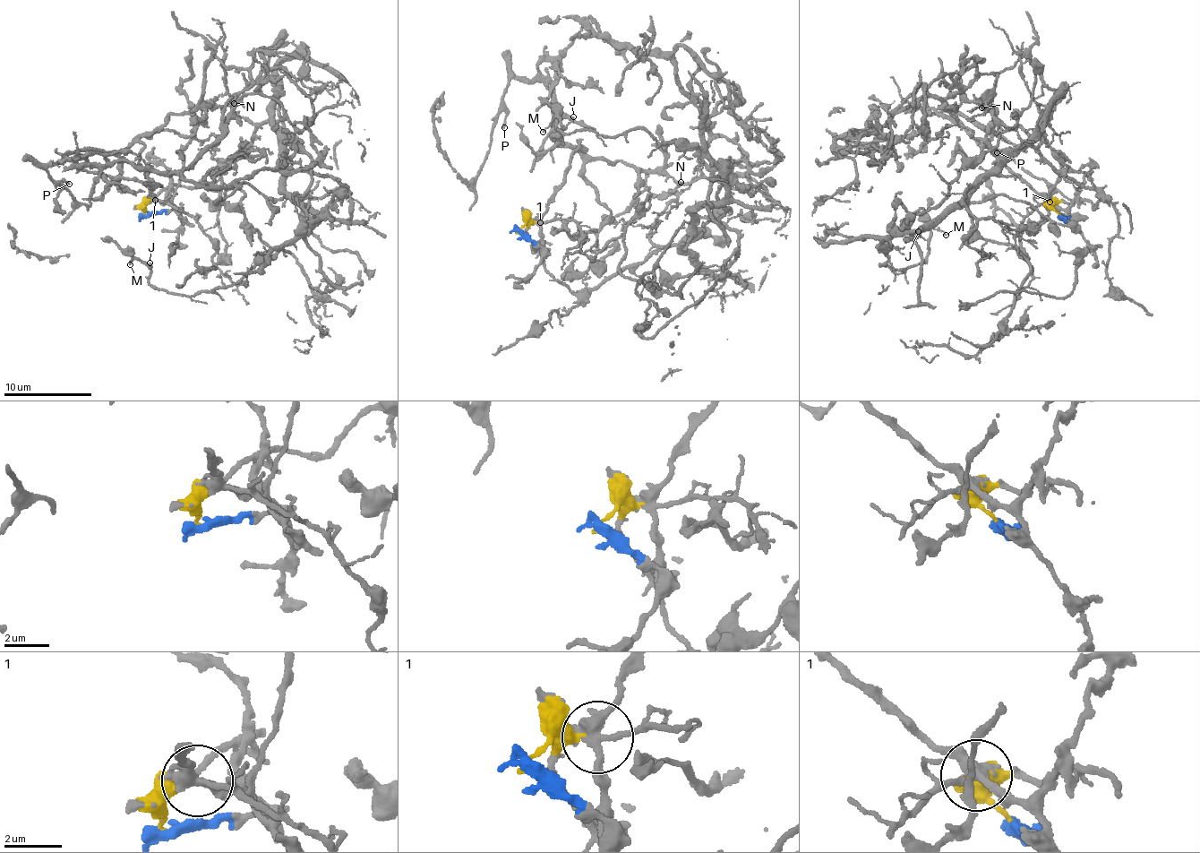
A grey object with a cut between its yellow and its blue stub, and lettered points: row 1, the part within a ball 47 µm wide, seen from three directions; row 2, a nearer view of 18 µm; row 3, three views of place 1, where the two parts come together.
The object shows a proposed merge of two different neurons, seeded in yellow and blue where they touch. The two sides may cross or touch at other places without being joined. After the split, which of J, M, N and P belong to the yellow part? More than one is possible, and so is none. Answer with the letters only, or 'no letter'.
J, M

